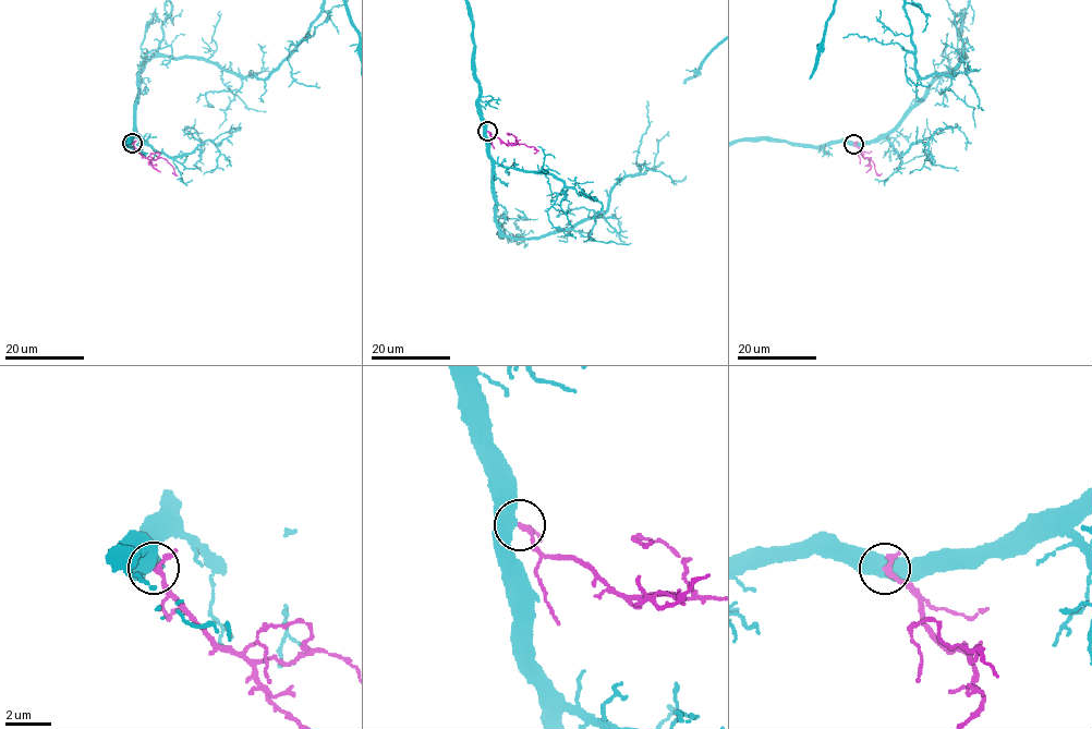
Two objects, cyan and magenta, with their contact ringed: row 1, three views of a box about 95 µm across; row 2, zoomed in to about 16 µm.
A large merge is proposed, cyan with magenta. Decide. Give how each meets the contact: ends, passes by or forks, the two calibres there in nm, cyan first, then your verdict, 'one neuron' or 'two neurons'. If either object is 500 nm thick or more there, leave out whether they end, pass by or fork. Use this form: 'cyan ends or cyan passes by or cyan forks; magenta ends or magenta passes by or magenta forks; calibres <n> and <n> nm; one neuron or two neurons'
calibres 500 and 190 nm; one neuron

